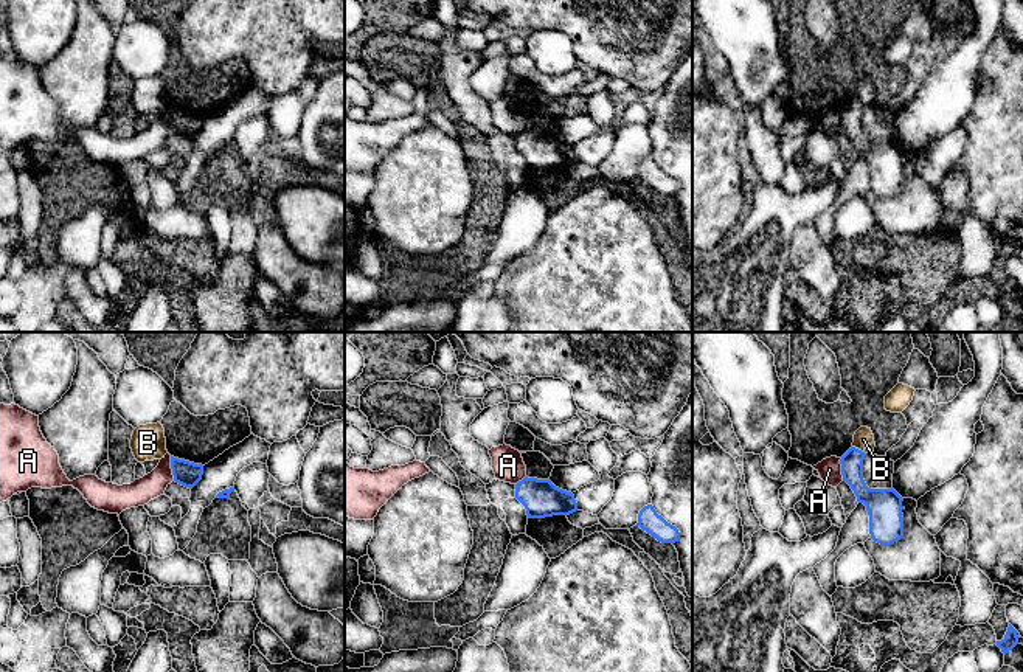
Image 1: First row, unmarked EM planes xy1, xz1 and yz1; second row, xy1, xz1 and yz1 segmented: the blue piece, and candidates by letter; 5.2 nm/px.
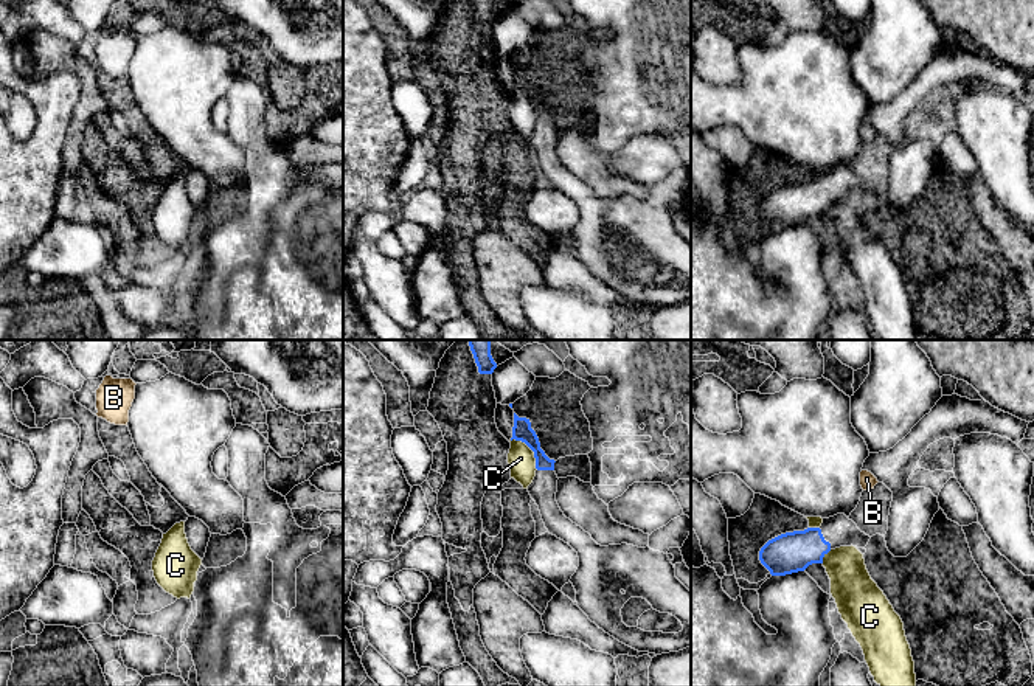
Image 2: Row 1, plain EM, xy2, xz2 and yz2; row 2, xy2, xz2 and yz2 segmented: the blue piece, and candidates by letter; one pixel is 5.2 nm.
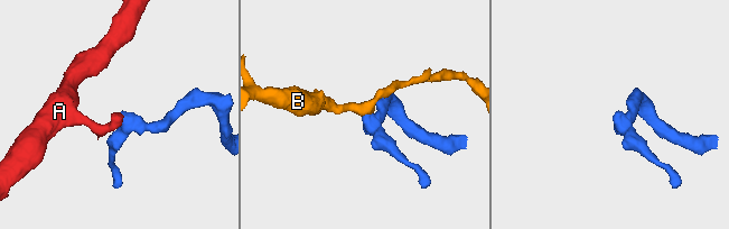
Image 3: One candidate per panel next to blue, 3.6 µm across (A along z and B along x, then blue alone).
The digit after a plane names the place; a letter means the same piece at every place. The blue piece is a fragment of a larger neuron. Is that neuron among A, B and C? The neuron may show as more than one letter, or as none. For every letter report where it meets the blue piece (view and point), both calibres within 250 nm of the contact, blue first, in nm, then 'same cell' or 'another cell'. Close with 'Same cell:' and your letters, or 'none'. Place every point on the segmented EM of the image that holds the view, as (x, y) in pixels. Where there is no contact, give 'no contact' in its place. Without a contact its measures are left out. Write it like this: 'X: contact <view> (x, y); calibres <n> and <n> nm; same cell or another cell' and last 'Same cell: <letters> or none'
A: contact xy1 (173, 469); calibres 130 and 140 nm; another cell
B: contact yz1 (857, 449); calibres 110 and 110 nm; another cell
C: contact xz2 (531, 449); calibres 100 and 140 nm; another cell
Same cell: none

